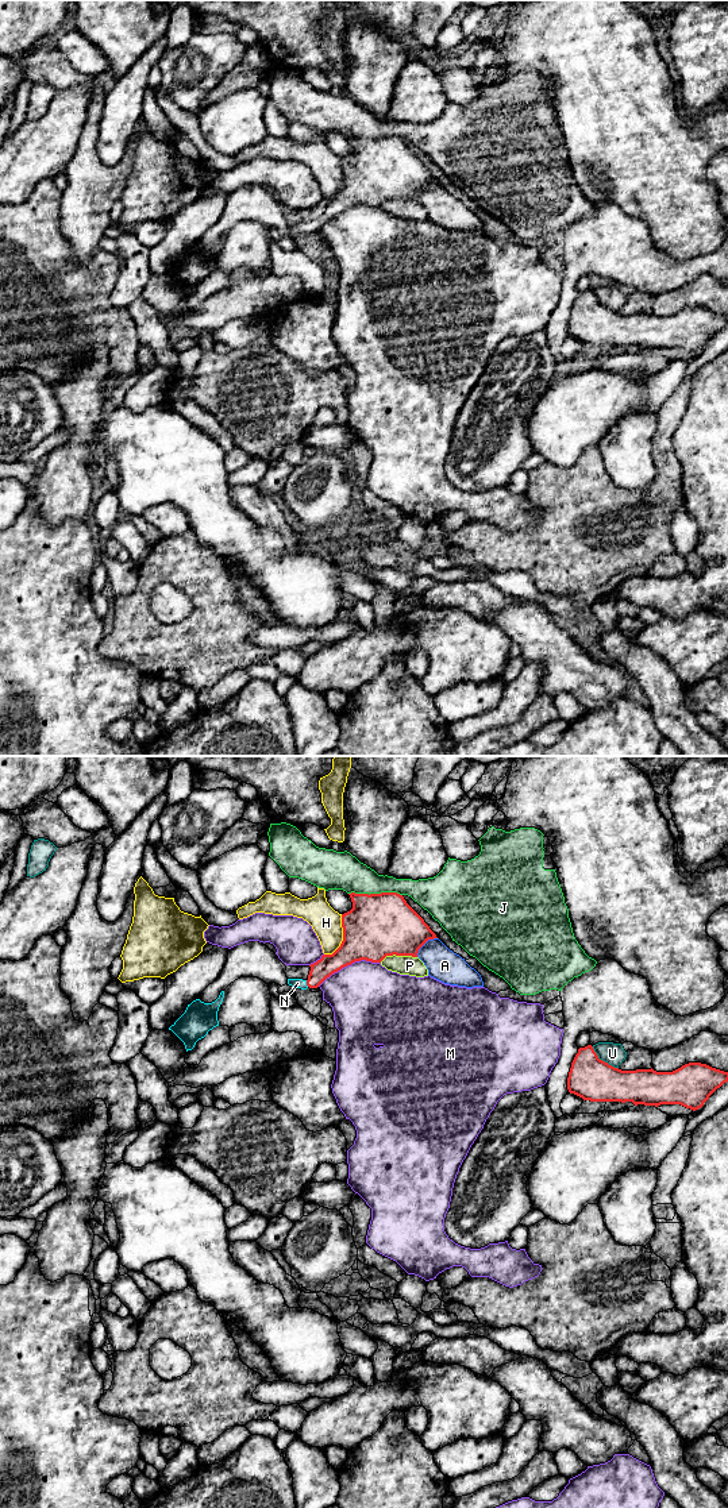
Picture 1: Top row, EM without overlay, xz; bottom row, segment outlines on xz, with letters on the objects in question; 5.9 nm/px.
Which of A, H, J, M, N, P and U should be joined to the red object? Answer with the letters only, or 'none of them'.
N

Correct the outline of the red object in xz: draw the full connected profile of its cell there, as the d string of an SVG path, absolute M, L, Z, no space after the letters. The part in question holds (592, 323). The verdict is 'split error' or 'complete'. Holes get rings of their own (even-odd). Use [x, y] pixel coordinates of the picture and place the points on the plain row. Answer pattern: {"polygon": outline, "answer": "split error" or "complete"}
{"polygon": "M592 289L579 292L567 333L590 346L632 346L635 350L681 348L693 355L728 325L728 316L689 306L673 316L621 315L598 302Z", "answer": "complete"}

